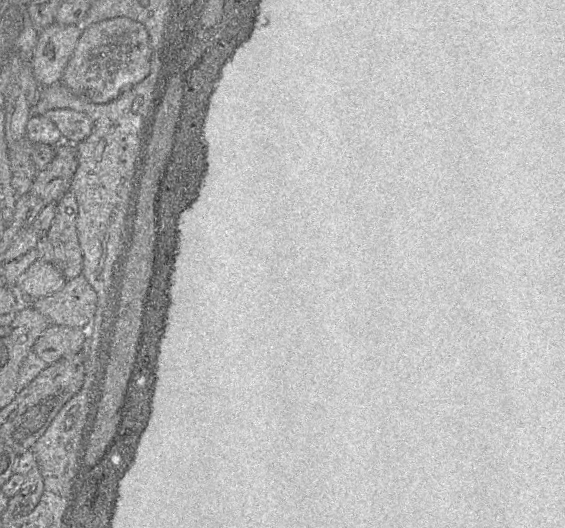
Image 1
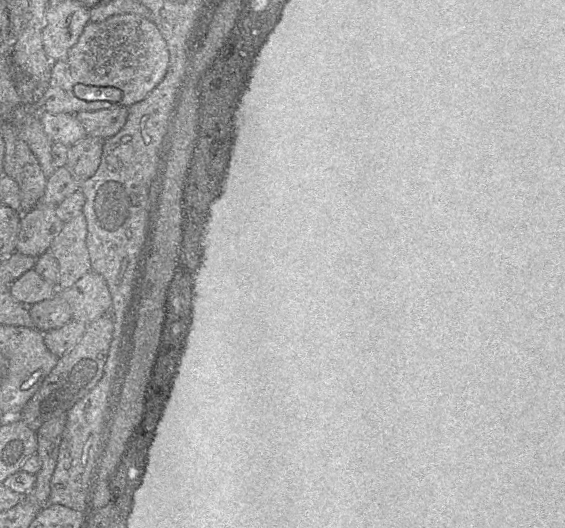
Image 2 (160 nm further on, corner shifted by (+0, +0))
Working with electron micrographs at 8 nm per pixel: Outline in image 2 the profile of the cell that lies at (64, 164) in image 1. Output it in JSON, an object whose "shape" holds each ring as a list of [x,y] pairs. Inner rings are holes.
{"shape":[[[87,136],[69,147],[66,169],[78,181],[91,177],[97,170],[102,155],[102,138]]]}

